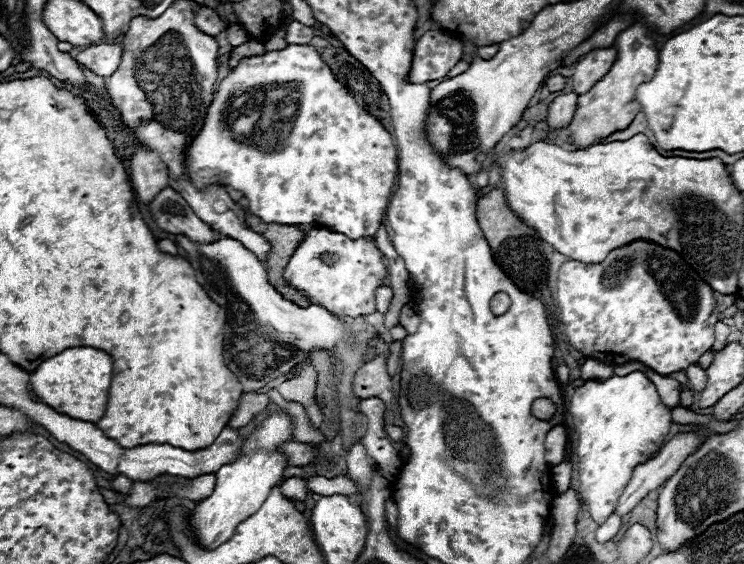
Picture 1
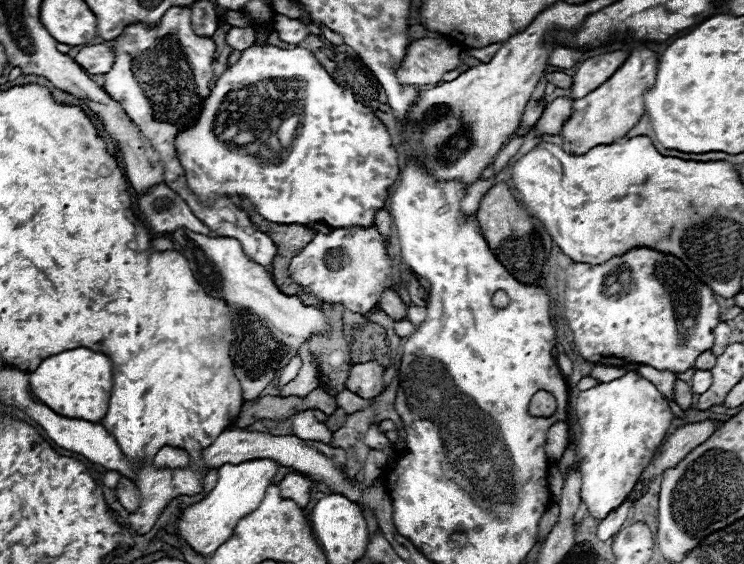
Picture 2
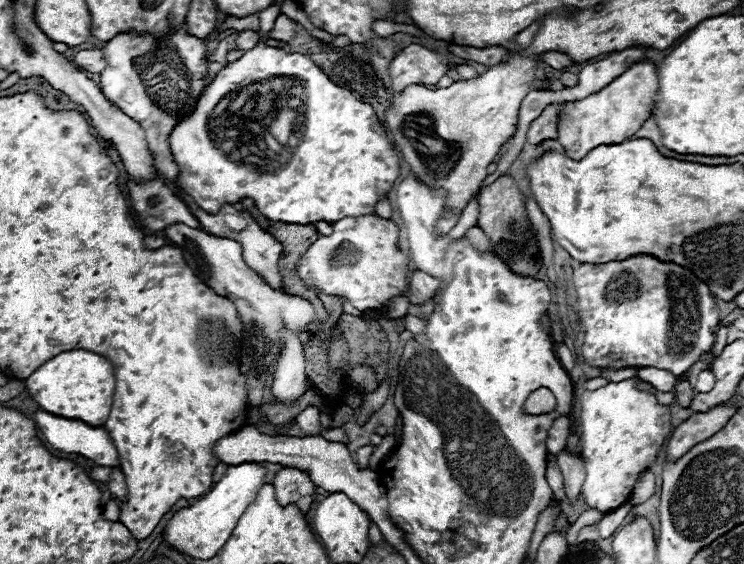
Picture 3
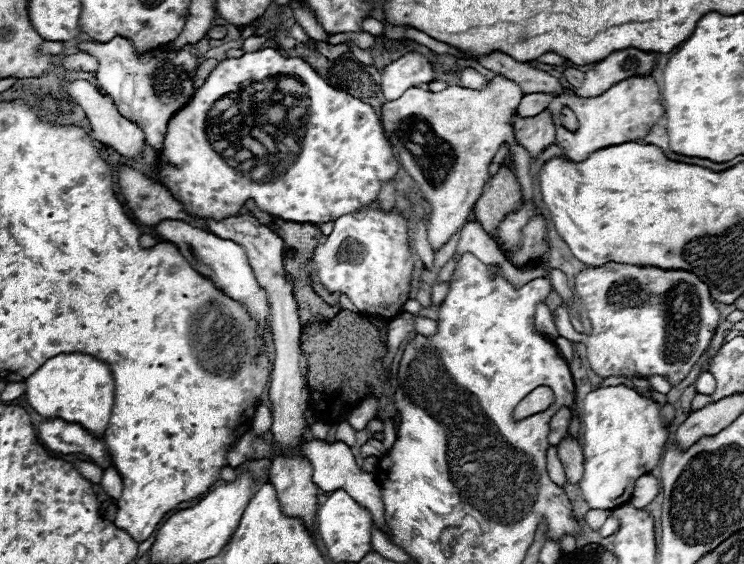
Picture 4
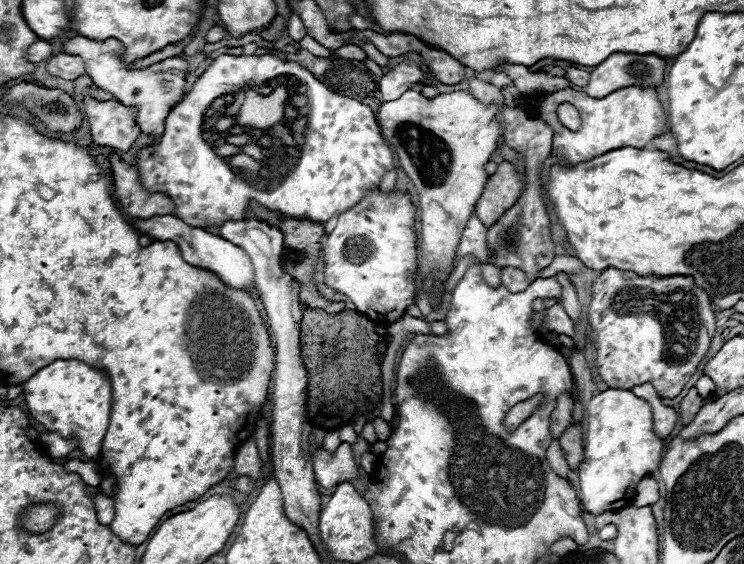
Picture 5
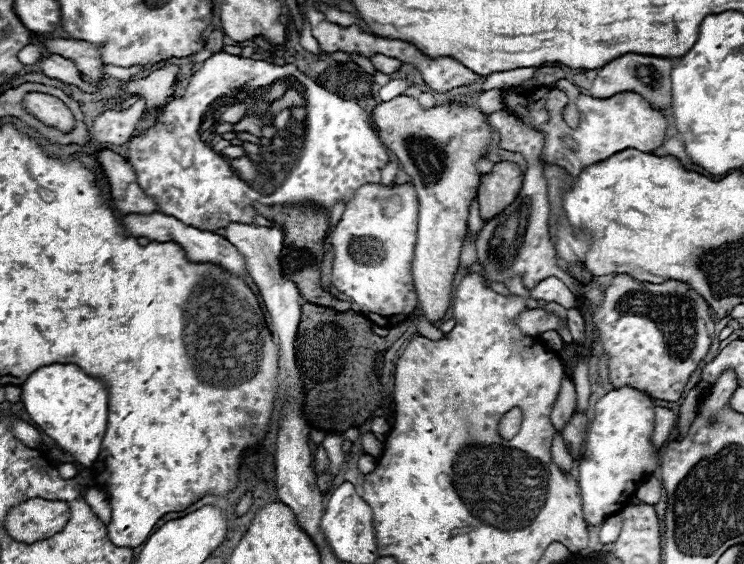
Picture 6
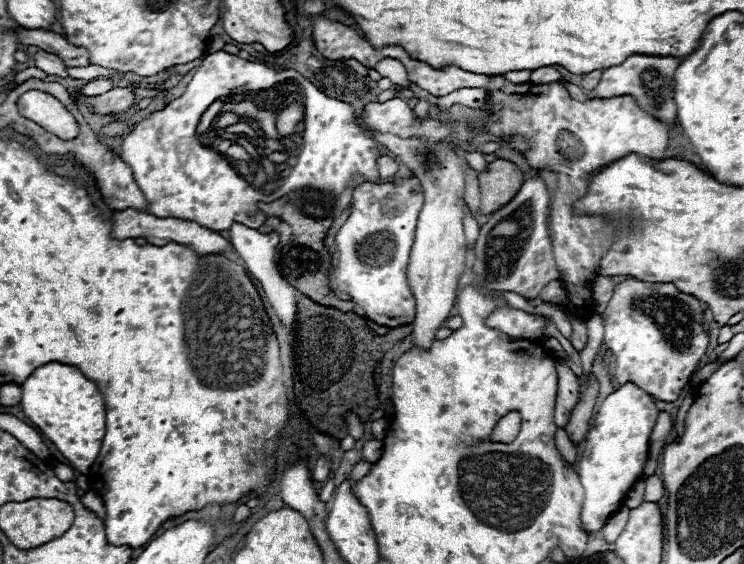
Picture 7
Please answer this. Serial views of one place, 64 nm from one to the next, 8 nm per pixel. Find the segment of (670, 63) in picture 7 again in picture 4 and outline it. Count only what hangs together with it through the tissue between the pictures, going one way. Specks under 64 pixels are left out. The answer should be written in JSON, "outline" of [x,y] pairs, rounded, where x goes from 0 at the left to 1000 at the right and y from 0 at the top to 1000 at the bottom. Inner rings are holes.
{"outline":[[[858,85],[823,92],[817,103],[796,113],[796,121],[785,128],[782,152],[772,156],[769,163],[782,174],[806,170],[823,149],[828,149],[849,131],[876,128],[876,121],[879,121],[879,99],[871,92],[863,92]]]}

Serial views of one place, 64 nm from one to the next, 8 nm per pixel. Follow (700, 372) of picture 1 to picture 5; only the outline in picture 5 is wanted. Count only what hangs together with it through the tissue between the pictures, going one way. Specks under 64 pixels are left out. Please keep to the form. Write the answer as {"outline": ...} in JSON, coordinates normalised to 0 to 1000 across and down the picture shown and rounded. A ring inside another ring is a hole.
{"outline":[[[941,667],[941,674],[935,677],[935,691],[938,691],[938,699],[944,702],[944,706],[952,706],[960,691],[962,691],[962,681],[957,677],[957,670],[954,667]]]}

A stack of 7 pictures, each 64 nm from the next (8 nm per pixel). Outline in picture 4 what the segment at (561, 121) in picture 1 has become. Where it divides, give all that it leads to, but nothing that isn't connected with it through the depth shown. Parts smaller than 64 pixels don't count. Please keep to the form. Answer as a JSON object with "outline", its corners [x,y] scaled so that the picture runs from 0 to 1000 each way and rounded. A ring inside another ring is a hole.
{"outline":[[[731,195],[728,202],[707,213],[691,206],[691,223],[694,223],[694,252],[704,259],[712,273],[726,273],[734,259],[745,255],[747,248],[747,230],[739,195]]]}

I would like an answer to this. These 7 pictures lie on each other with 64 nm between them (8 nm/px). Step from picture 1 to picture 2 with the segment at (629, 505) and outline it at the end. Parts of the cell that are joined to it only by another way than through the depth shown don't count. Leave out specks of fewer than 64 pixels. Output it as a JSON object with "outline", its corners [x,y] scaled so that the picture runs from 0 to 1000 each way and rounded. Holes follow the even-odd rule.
{"outline":[[[954,745],[938,748],[938,752],[922,752],[919,759],[911,759],[887,794],[887,805],[874,819],[874,826],[868,826],[852,862],[852,869],[844,876],[841,890],[849,894],[852,890],[852,876],[858,869],[858,862],[868,851],[868,855],[879,855],[882,844],[890,844],[898,830],[906,830],[917,812],[922,812],[922,805],[927,805],[935,791],[941,791],[946,780],[952,780],[957,770],[962,766],[962,755]]]}

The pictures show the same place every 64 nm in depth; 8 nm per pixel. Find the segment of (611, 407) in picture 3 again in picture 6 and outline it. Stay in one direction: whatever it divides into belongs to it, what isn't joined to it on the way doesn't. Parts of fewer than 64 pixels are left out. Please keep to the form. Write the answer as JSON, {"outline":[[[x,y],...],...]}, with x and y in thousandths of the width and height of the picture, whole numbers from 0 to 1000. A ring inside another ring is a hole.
{"outline":[[[839,684],[812,699],[798,716],[798,738],[785,780],[785,816],[777,826],[777,862],[782,876],[788,929],[809,929],[820,911],[841,901],[858,855],[887,826],[887,805],[876,787],[879,720],[855,688]]]}

